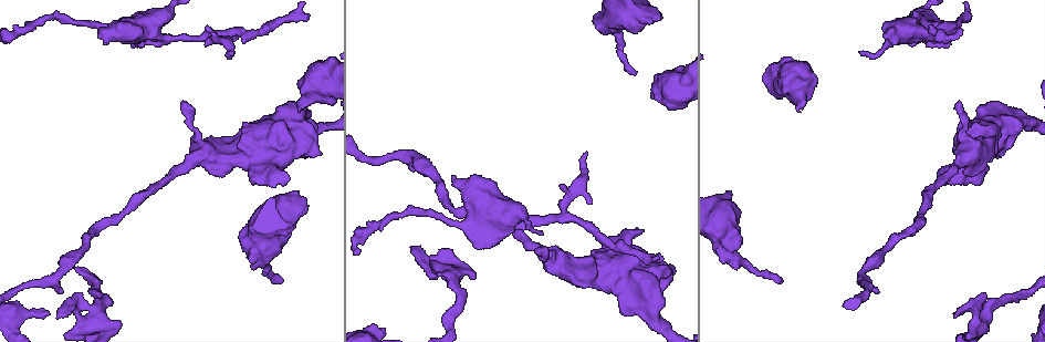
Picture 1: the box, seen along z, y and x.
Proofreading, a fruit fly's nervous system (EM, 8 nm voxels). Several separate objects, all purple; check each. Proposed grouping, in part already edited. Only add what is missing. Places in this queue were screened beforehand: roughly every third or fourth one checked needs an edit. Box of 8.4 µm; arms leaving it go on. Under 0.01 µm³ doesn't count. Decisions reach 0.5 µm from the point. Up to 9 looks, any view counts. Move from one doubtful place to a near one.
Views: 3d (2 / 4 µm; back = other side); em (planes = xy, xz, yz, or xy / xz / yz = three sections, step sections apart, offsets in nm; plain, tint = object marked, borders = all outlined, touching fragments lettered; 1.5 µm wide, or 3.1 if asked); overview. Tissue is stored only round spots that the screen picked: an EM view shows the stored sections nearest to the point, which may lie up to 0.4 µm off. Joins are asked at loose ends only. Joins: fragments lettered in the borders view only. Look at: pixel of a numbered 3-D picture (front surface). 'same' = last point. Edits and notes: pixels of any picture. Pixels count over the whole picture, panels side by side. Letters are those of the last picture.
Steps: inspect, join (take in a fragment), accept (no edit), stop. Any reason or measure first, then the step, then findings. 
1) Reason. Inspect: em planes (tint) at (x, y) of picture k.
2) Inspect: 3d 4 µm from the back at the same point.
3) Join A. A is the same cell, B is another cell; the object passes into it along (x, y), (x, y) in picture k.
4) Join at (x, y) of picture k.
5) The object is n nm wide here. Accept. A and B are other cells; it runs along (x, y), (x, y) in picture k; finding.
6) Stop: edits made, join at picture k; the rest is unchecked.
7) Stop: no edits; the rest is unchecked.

Thin end. Inspect: em xy step 8 (tint) at (783, 280) of picture 1.

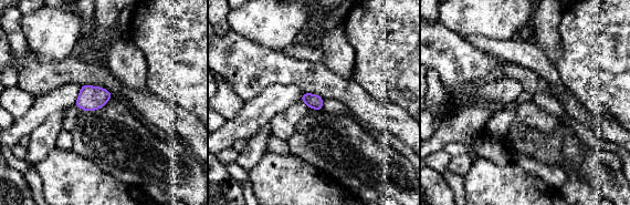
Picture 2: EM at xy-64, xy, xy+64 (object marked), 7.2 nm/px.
Cut it another way. Inspect: em planes (borders) at the same point.

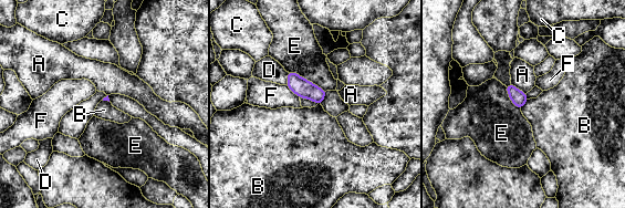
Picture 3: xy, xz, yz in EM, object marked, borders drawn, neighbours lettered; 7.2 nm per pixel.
Accept. A, B, C, D, E and F are other cells; a border runs along (528, 100), (520, 107) in picture 3; no lettered fragment goes on from it.

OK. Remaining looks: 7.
Branch stops here. Inspect: 3d 4 µm at (651, 92) of picture 1.

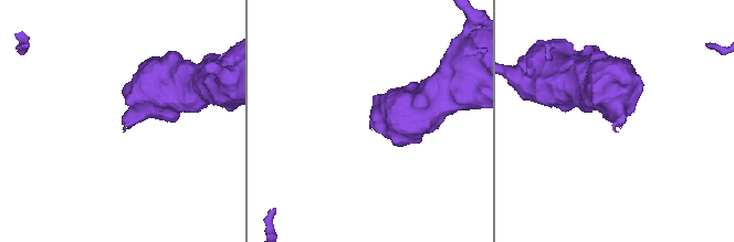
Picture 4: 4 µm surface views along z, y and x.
Inspect: em planes (tint) at (123, 132) of picture 4.

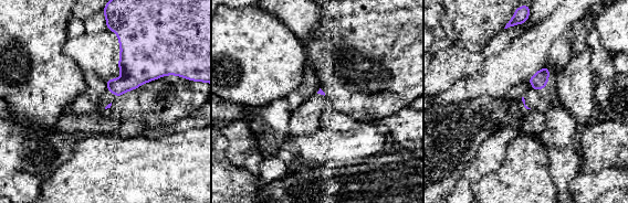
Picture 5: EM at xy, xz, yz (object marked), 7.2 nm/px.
Inspect: em planes (borders) at the same point.

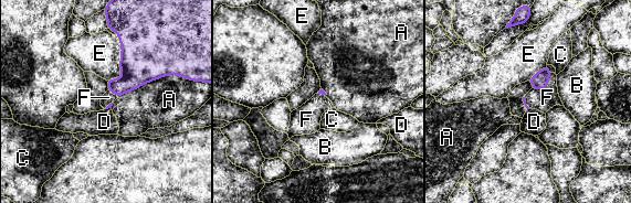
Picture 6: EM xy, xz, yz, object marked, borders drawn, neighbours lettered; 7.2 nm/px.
Join F. F is the same cell, A, B, C, D and E are other cells; the cell continues.

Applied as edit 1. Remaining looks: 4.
An open end. Inspect: em xy step 8 (tint) at (55, 318) of picture 1.

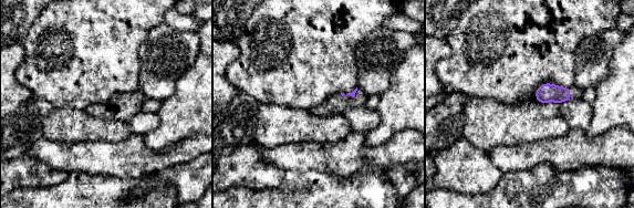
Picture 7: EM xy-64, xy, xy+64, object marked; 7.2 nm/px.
Inspect: em planes (borders) at the same point.

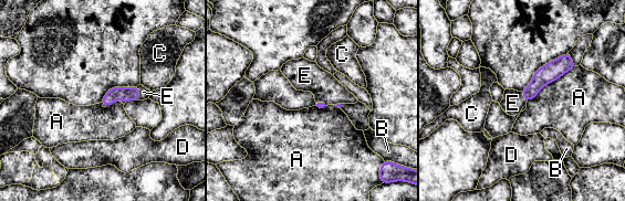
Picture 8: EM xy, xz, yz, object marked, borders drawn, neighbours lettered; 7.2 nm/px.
Join E. E is the same cell, A, B, C and D are other cells; the object passes into it along (116, 93), (137, 93), (143, 92) in picture 8; the cell continues.

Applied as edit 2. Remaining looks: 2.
Redraw. Inspect: overview.

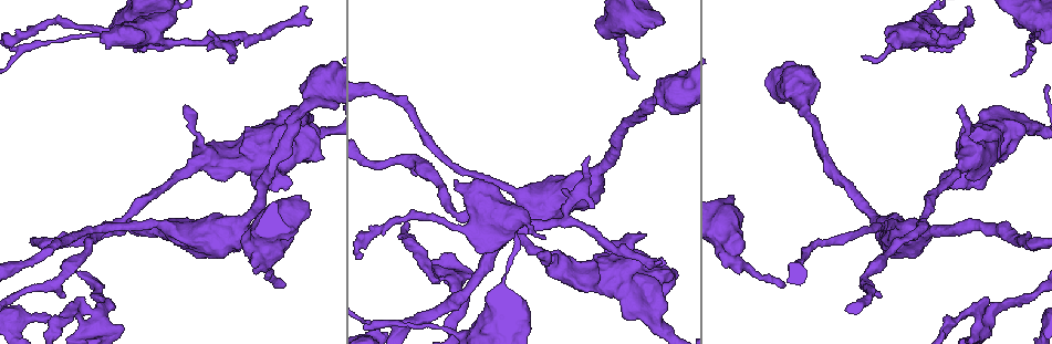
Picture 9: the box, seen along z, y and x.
An open end. Inspect: em planes (borders) at (540, 257) of picture 9.

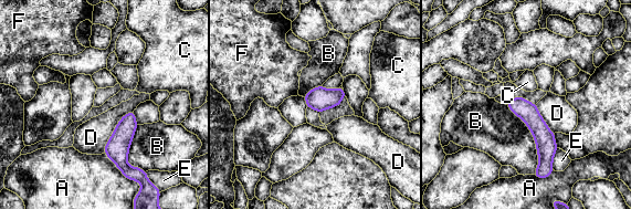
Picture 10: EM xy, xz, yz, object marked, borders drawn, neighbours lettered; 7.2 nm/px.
Accept. A, B, C, D, E and F are other cells; no lettered fragment goes on from it.

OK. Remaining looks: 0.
Stop: edits made, join at picture 6, join at picture 8; the rest is unchecked.

